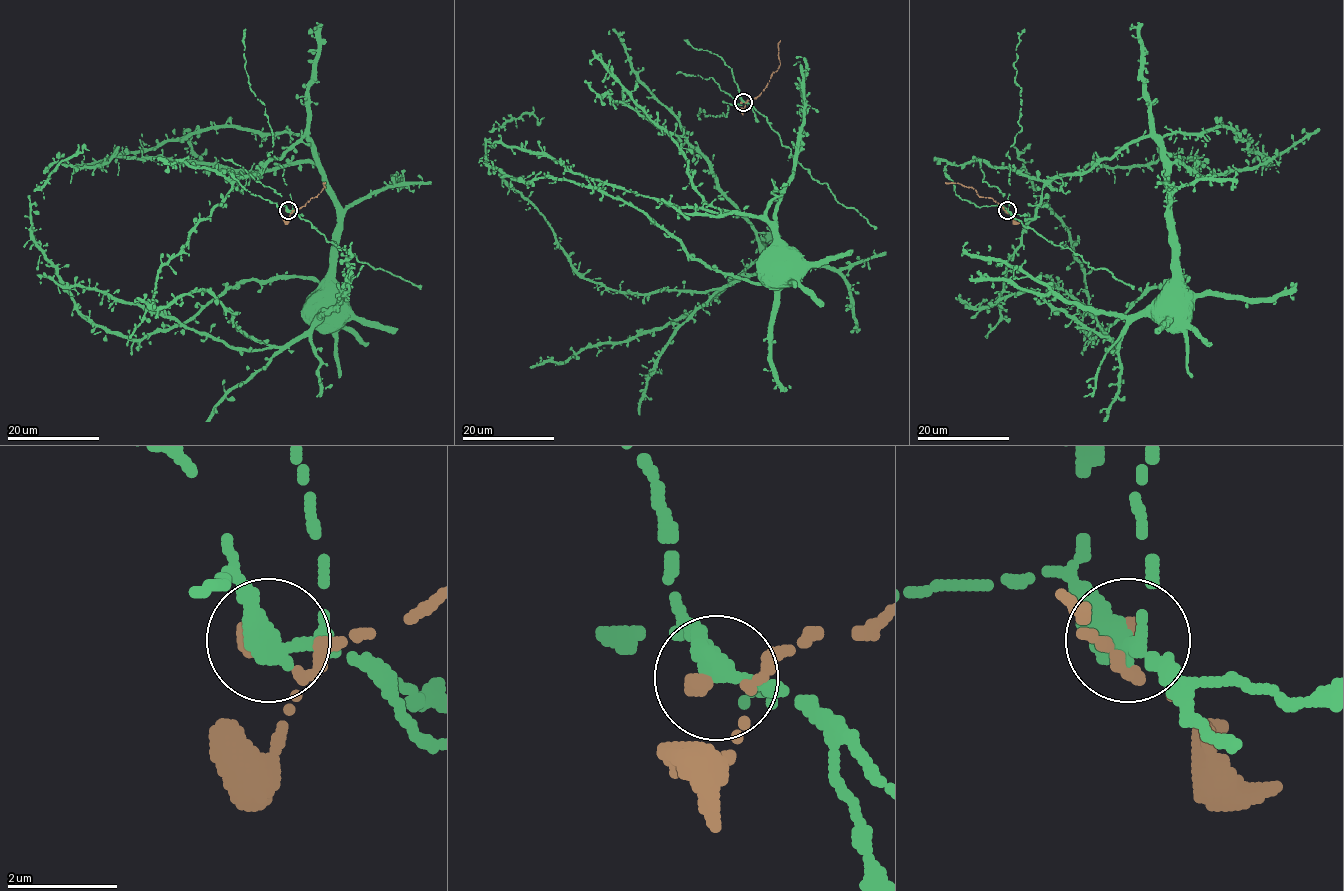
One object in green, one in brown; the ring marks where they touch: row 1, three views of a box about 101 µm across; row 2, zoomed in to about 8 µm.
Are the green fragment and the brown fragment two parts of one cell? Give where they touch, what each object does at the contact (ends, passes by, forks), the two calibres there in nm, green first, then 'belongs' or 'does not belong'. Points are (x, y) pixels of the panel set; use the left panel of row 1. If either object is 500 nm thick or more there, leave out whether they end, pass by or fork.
(288, 210) | green passes by | brown ends | 360/320 nm | does not belong

